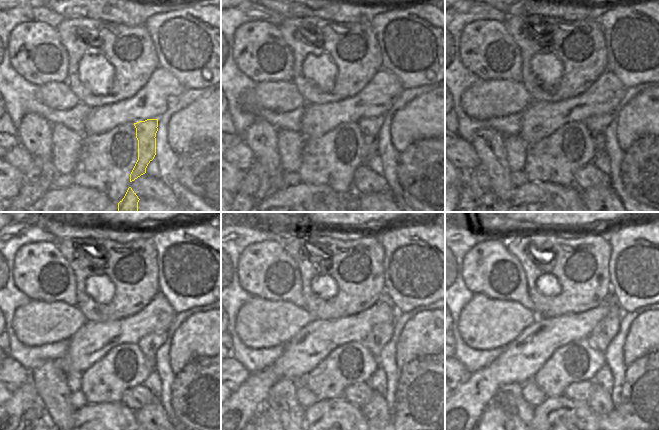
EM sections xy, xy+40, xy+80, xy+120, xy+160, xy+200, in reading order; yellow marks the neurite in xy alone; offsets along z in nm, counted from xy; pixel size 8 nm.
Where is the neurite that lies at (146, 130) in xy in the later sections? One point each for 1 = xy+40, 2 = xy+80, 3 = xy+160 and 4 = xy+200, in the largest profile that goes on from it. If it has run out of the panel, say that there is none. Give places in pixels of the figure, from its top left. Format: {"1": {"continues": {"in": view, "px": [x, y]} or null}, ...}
{"1": {"continues": {"in": "xy+40", "px": [370, 127]}}, "2": {"continues": {"in": "xy+80", "px": [596, 125]}}, "3": {"continues": {"in": "xy+160", "px": [379, 336]}}, "4": {"continues": {"in": "xy+200", "px": [601, 336]}}}

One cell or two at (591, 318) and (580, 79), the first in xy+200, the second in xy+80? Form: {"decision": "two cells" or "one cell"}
{"decision": "two cells"}

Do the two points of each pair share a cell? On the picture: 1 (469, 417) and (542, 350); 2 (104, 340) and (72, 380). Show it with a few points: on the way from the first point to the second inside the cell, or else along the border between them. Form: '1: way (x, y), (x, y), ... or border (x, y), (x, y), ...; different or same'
1: way (478, 396), (505, 369), (515, 365), (521, 359); same
2: border (64, 372), (74, 370), (81, 373); different

